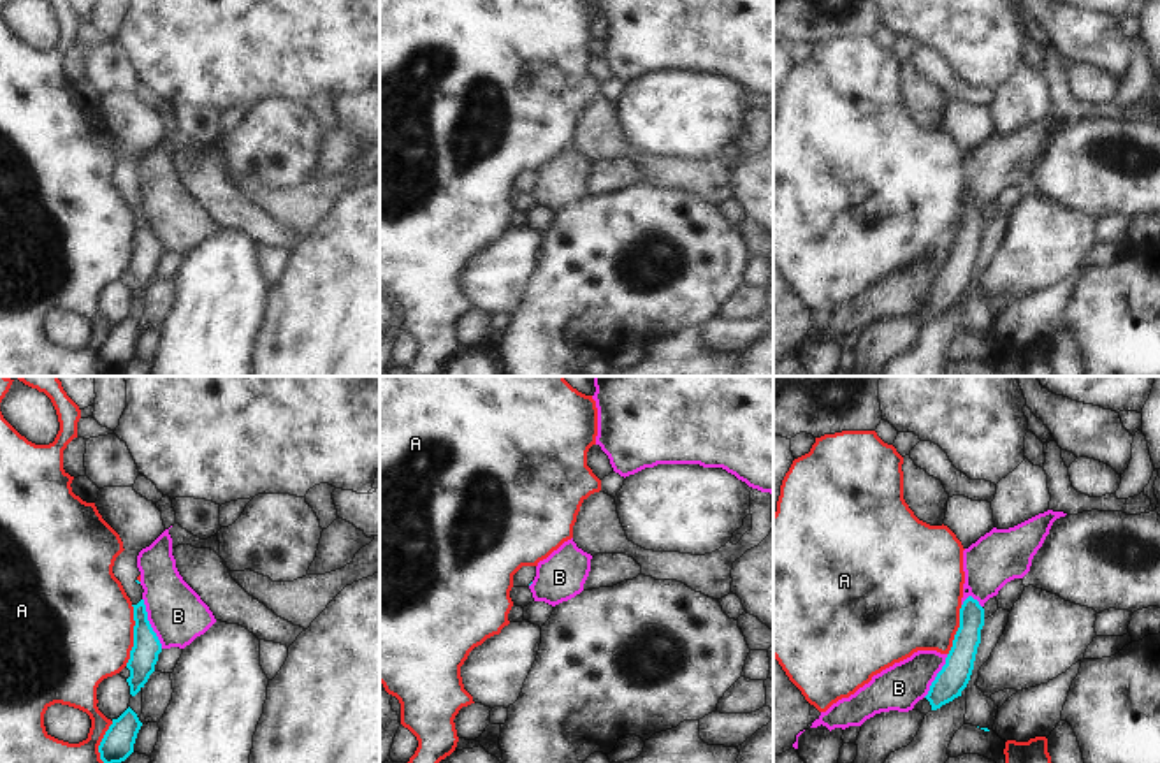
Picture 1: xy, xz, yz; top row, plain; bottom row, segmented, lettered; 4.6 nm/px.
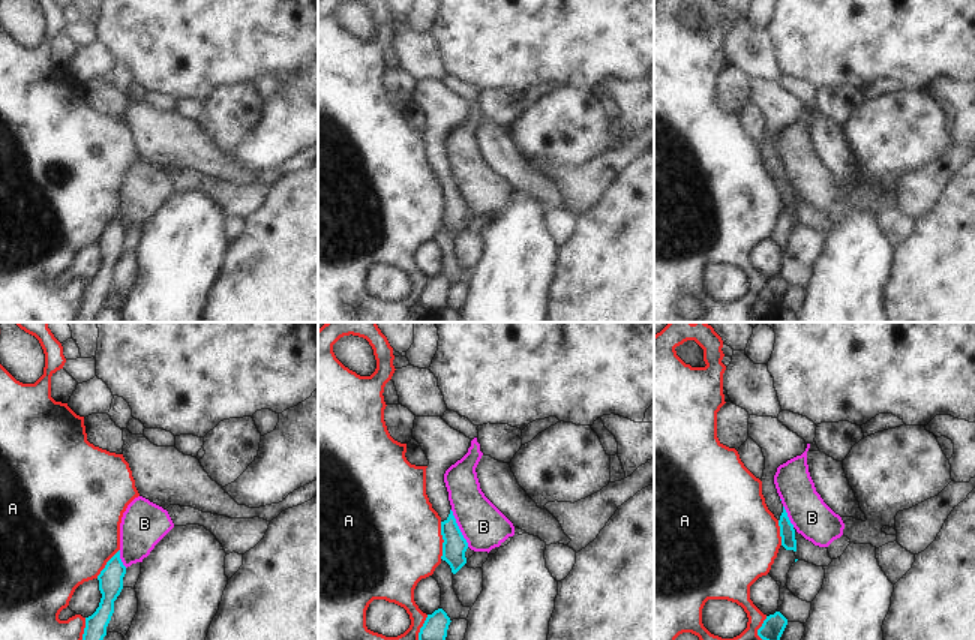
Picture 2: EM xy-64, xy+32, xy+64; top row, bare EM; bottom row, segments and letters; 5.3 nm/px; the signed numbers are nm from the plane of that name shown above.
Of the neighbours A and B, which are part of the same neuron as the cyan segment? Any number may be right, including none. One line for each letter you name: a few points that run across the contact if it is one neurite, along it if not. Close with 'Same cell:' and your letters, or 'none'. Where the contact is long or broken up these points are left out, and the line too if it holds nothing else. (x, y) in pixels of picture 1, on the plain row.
Same cell: none

